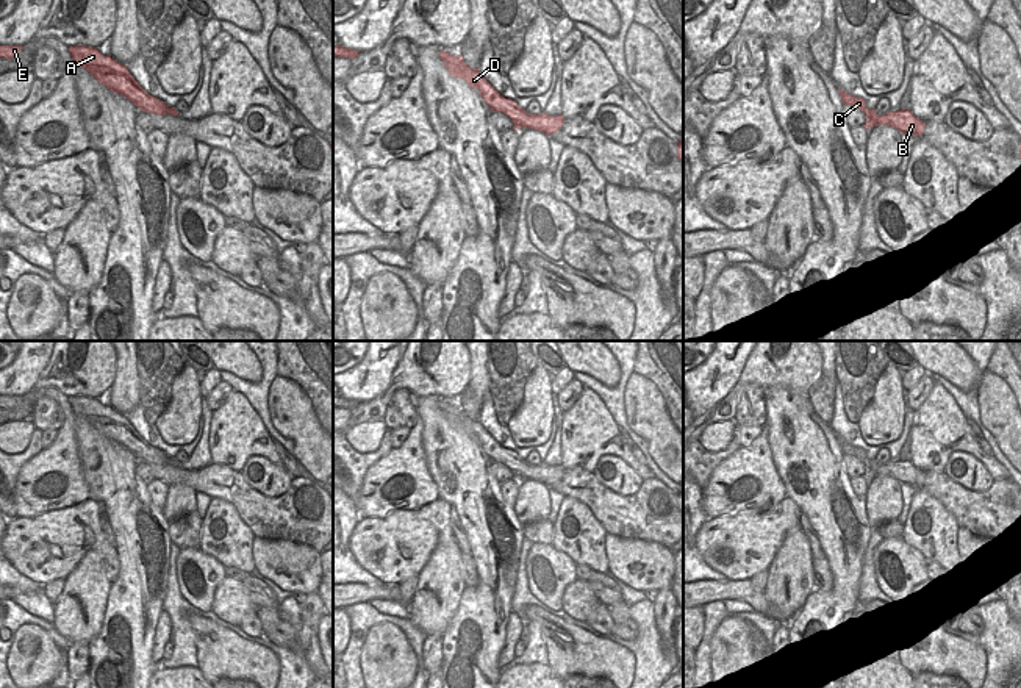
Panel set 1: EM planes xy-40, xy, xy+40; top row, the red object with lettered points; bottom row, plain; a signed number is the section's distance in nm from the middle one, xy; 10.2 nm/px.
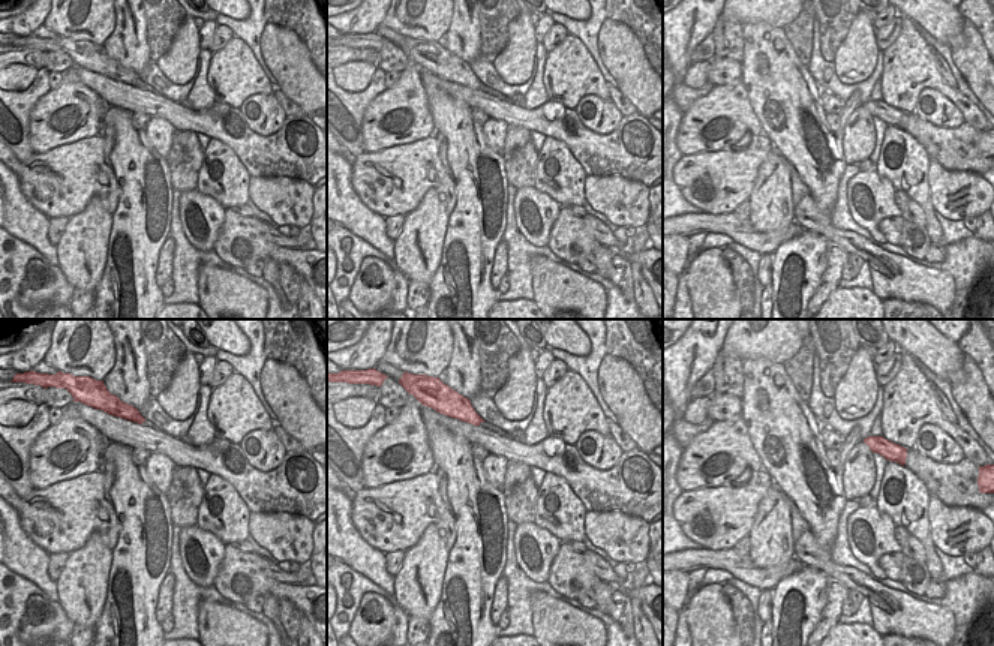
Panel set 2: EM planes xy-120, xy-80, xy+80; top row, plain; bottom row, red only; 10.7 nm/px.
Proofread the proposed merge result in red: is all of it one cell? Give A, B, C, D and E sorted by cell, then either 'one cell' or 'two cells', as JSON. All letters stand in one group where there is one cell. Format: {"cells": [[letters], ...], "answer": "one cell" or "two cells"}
{"cells": [["A", "B", "C", "D", "E"]], "answer": "one cell"}

